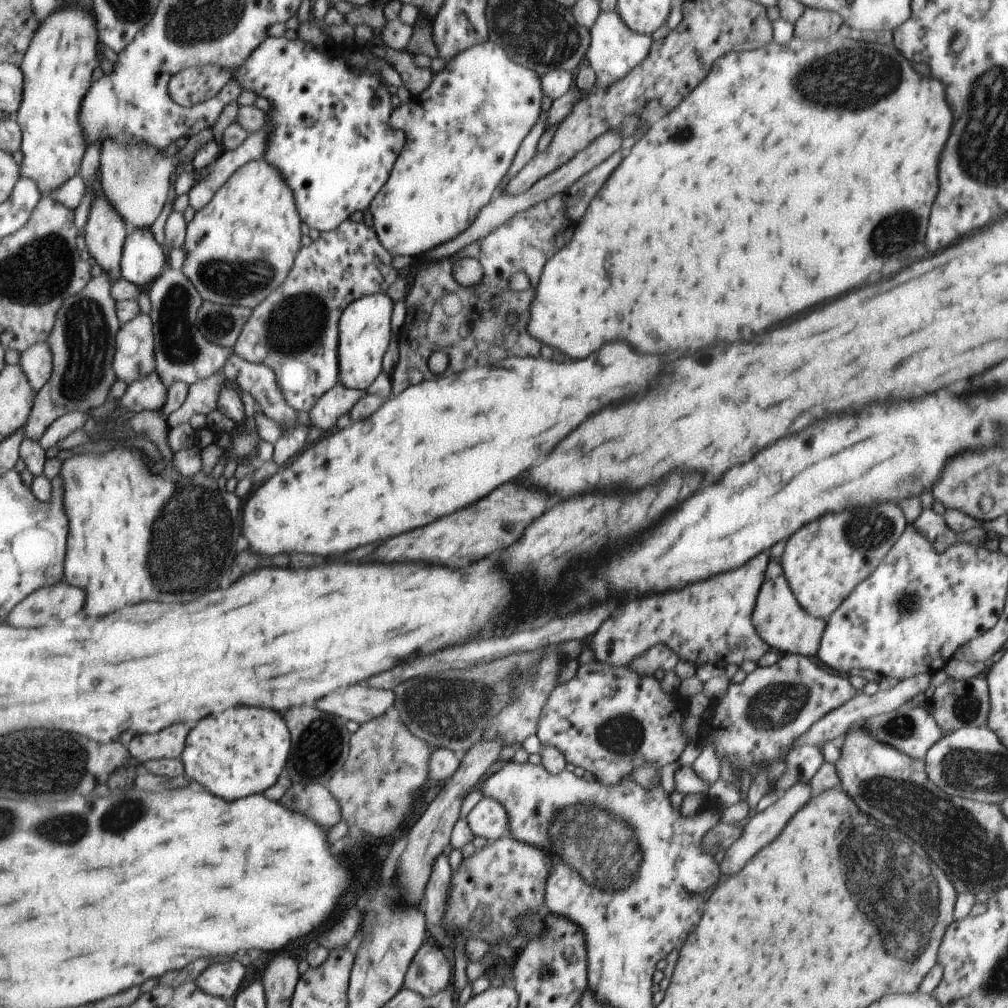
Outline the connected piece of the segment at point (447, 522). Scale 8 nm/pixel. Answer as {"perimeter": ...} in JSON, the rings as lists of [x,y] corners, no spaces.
{"perimeter":[[[508,482],[490,492],[486,498],[478,500],[476,504],[454,512],[452,516],[440,518],[424,528],[416,528],[402,536],[386,540],[382,546],[376,548],[372,554],[374,562],[390,564],[390,562],[428,562],[428,564],[442,564],[450,570],[468,568],[472,562],[478,562],[490,554],[498,554],[500,550],[508,548],[524,528],[538,516],[542,516],[546,508],[546,492],[518,488],[518,484]]]}

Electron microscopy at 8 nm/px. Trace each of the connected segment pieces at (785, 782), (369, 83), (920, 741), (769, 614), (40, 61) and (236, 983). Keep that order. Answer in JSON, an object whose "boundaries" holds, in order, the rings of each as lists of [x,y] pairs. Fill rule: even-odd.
{"boundaries":[[[[805,745],[790,749],[785,758],[785,772],[773,784],[774,790],[782,793],[799,783],[809,784],[824,762],[817,746]]],[[[299,37],[296,40],[288,40],[288,38],[270,38],[264,40],[263,44],[251,53],[250,58],[244,62],[242,67],[236,67],[233,71],[232,67],[219,68],[215,65],[203,65],[198,67],[189,67],[179,71],[176,75],[172,76],[169,81],[168,95],[172,98],[173,102],[176,102],[182,107],[194,107],[211,100],[218,94],[222,84],[228,84],[235,81],[244,91],[250,90],[254,92],[258,97],[265,98],[270,101],[270,111],[267,114],[267,126],[268,139],[266,144],[266,151],[263,155],[263,160],[270,164],[270,167],[276,168],[276,171],[283,178],[283,182],[291,189],[295,204],[297,207],[298,215],[301,222],[306,223],[310,229],[317,229],[322,233],[323,231],[329,232],[338,228],[340,224],[343,224],[349,219],[349,216],[354,212],[364,211],[369,208],[374,196],[378,194],[380,188],[384,187],[384,184],[388,181],[390,172],[398,159],[398,156],[403,150],[406,143],[405,133],[398,131],[390,125],[390,118],[395,108],[395,96],[391,96],[388,92],[388,86],[382,81],[381,76],[378,73],[368,73],[364,71],[360,74],[358,71],[353,71],[351,65],[347,60],[347,54],[344,53],[344,48],[338,44],[332,43],[327,48],[316,49],[313,45],[307,44]],[[372,98],[378,98],[380,104],[378,106],[372,106]]],[[[904,704],[901,708],[890,713],[869,717],[861,726],[875,740],[904,752],[912,759],[924,760],[928,750],[944,736],[939,725],[929,714],[927,706],[920,708],[914,707],[911,704]]],[[[772,560],[765,572],[756,604],[752,613],[752,623],[758,635],[780,654],[795,653],[799,656],[812,657],[820,649],[821,639],[827,622],[808,614],[798,604],[788,580],[786,580],[781,561]]],[[[65,5],[64,9],[54,12],[44,23],[31,41],[27,55],[20,66],[26,80],[23,89],[23,101],[14,118],[21,131],[22,174],[25,178],[35,181],[42,195],[52,193],[70,178],[79,175],[87,150],[86,136],[80,123],[82,100],[92,86],[92,70],[98,66],[96,60],[96,20],[83,5]]],[[[226,960],[212,964],[198,978],[200,989],[214,997],[233,1000],[244,984],[246,968],[238,960]]]]}

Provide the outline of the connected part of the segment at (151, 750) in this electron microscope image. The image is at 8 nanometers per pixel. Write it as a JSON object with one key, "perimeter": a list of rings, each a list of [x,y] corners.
{"perimeter":[[[174,724],[164,728],[164,732],[138,736],[128,745],[131,756],[144,765],[147,761],[160,758],[180,758],[190,728],[186,724]]]}

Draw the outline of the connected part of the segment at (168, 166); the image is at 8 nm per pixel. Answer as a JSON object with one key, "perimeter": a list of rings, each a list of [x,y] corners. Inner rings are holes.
{"perimeter":[[[212,129],[202,130],[188,138],[185,147],[173,158],[168,158],[162,149],[149,143],[136,143],[129,147],[113,139],[103,140],[99,157],[100,186],[129,229],[152,227],[168,198],[170,174],[175,172],[178,164],[192,163],[195,153],[212,139]]]}

